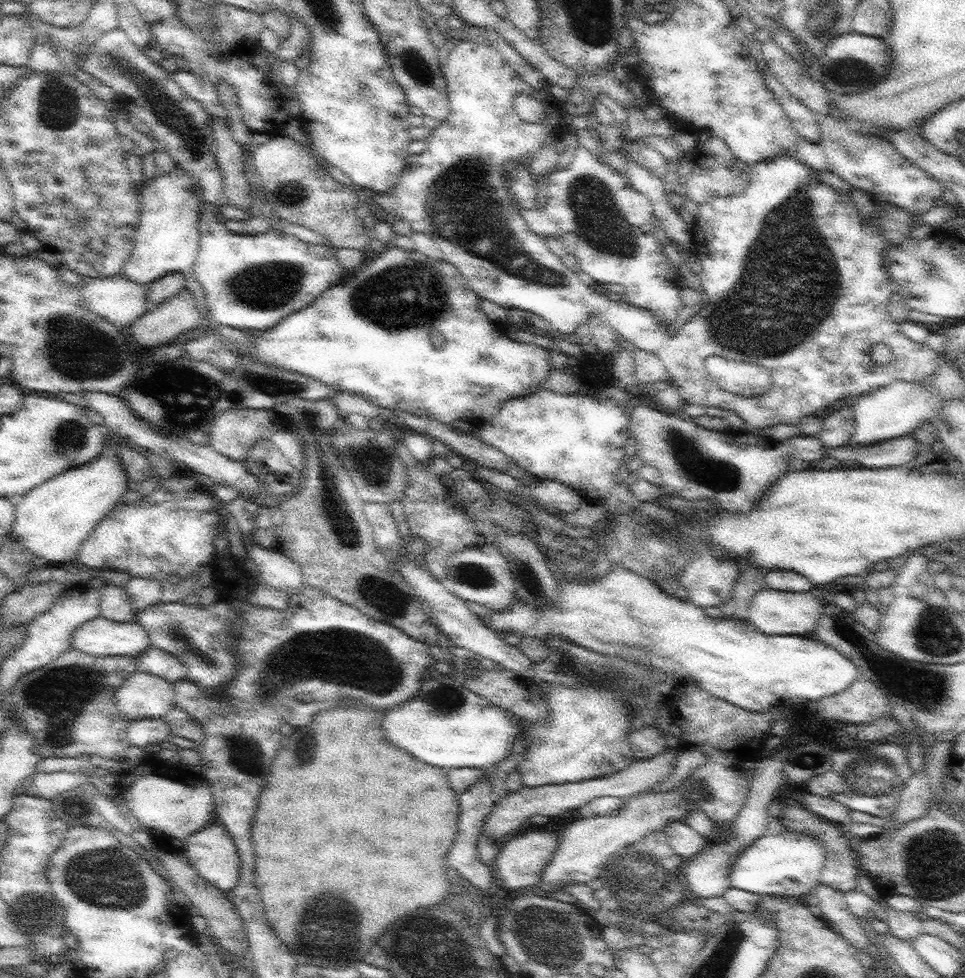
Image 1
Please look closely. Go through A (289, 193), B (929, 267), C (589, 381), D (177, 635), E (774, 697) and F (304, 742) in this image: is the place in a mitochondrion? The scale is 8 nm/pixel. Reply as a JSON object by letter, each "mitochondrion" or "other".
{"A":"mitochondrion","B":"mitochondrion","C":"other","D":"mitochondrion","E":"other","F":"mitochondrion"}

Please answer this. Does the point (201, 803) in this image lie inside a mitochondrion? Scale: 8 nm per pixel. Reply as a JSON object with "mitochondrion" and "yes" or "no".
{"mitochondrion":"no"}

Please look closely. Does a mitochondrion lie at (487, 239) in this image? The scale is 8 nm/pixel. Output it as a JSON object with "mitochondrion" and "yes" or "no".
{"mitochondrion":"yes"}

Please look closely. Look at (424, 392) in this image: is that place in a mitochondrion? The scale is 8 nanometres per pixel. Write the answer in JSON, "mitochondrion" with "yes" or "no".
{"mitochondrion":"no"}

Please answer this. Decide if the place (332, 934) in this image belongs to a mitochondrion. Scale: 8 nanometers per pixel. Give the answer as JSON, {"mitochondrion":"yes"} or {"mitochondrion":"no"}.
{"mitochondrion":"yes"}

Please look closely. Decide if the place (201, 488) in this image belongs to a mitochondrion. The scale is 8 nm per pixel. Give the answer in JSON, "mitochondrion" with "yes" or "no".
{"mitochondrion":"no"}

